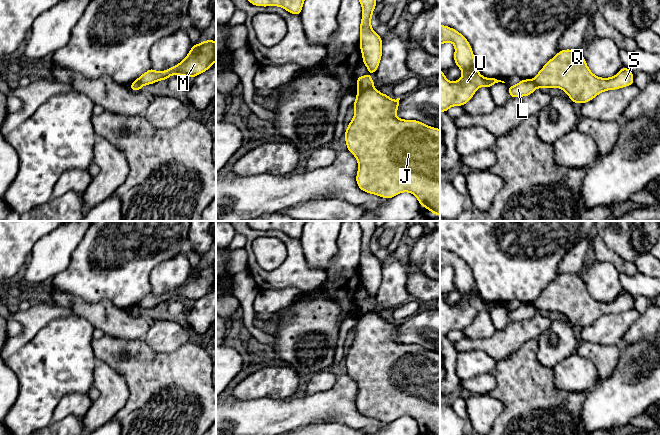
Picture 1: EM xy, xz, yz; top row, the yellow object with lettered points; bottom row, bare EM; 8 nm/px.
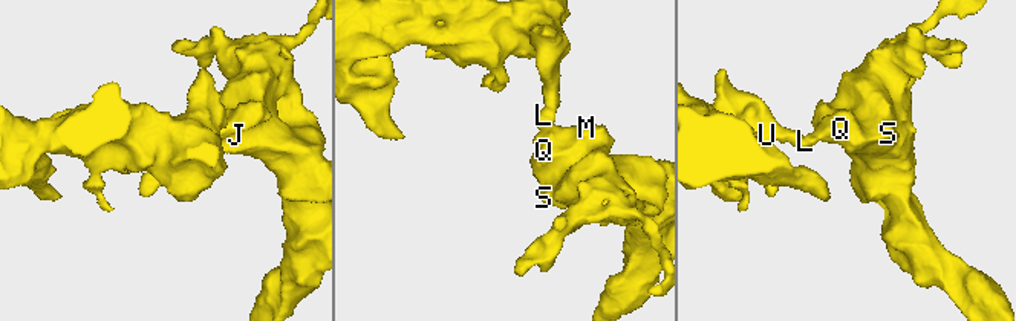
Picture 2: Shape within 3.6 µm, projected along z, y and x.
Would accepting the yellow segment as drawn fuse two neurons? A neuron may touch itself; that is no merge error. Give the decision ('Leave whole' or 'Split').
Split

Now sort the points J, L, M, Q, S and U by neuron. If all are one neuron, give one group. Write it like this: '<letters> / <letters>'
J M Q S / L U

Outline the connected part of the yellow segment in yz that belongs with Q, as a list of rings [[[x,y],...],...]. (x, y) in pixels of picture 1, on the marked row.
[[[560,50],[550,59],[533,78],[537,87],[558,87],[568,94],[573,103],[584,104],[606,90],[615,90],[634,84],[633,72],[623,67],[614,77],[601,78],[595,76],[588,68],[583,55],[578,50]]]

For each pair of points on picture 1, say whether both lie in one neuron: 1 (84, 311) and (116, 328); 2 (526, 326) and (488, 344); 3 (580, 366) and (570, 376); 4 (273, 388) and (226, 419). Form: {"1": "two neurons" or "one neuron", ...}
{"1": "one neuron", "2": "one neuron", "3": "one neuron", "4": "two neurons"}

